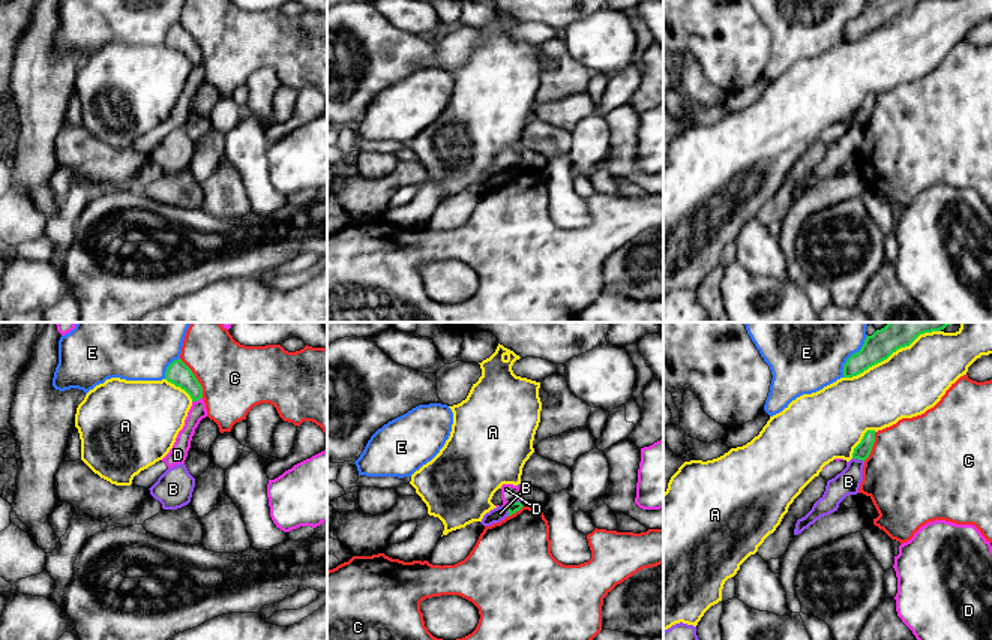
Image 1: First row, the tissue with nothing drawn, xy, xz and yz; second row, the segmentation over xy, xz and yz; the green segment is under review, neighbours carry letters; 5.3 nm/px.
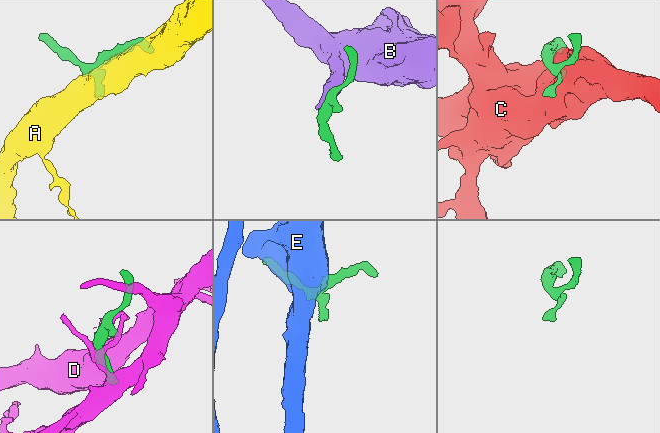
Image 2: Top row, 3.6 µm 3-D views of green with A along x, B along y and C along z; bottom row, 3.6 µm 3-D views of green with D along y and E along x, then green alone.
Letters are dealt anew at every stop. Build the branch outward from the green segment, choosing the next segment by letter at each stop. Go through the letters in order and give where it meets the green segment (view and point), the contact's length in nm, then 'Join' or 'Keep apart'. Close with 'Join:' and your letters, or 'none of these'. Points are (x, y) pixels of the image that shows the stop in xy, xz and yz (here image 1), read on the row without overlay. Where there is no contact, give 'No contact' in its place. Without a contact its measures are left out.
A: Touches green at yz (881, 24). Shared border 460 nm. Keep apart
B: Touches green at yz (859, 123). Shared border 70 nm. Keep apart
C: Touches green at xy (195, 42). Shared border 260 nm. Keep apart
D: Touches green at xz (509, 168). Shared border 80 nm. Keep apart
E: Touches green at yz (851, 20). Shared border 260 nm. Keep apart
Join: none of these

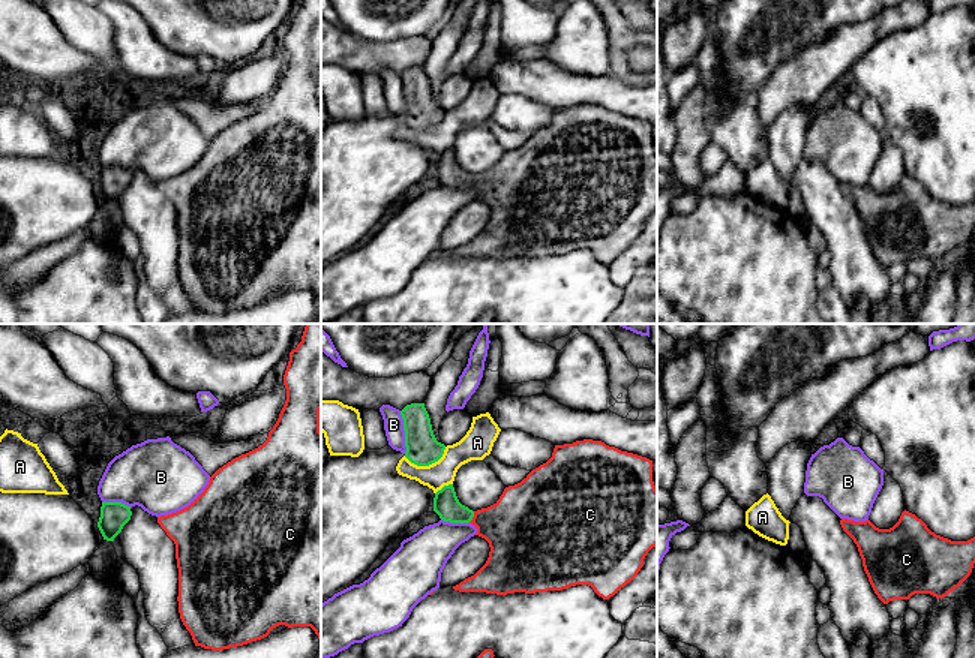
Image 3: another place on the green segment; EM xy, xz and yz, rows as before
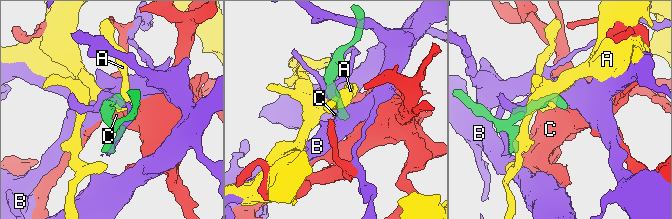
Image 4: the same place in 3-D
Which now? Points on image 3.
A: Touches green at xz (426, 129). Shared border 240 nm. Keep apart
B: Touches green at xz (405, 96). Shared border 240 nm. Keep apart
C: Touches green at xz (473, 180). Shared border 70 nm. Join
Join: C

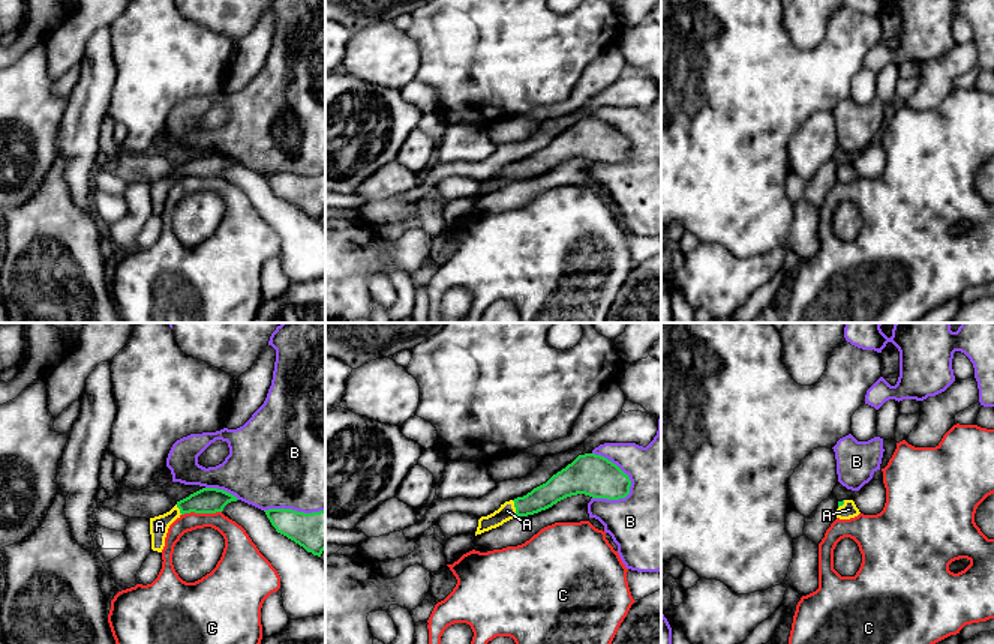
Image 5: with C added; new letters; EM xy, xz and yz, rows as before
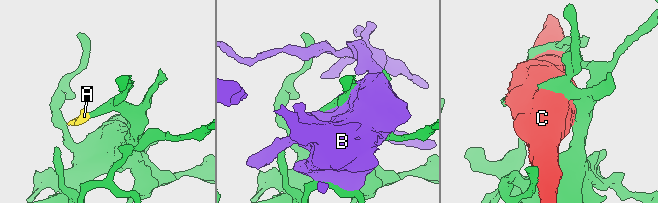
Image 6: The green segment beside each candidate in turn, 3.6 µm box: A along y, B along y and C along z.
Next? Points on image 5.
A: Touches green at xz (514, 170). Shared border 90 nm. Join
B: Touches green at xz (621, 134). Shared border 300 nm. Keep apart
C: Touches green at xy (201, 176). Shared border 220 nm. Keep apart
Join: A

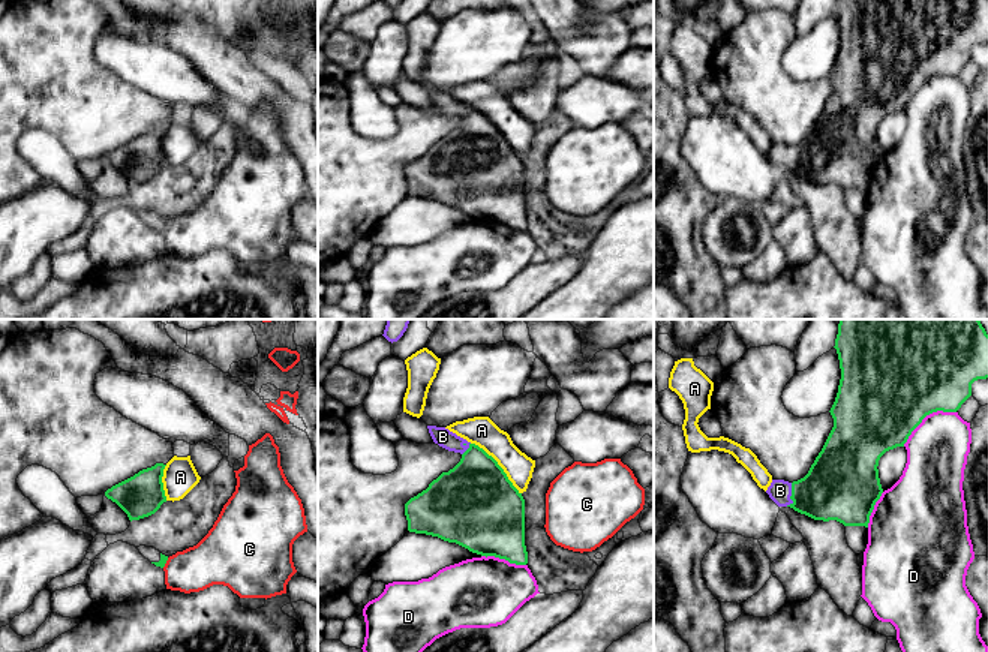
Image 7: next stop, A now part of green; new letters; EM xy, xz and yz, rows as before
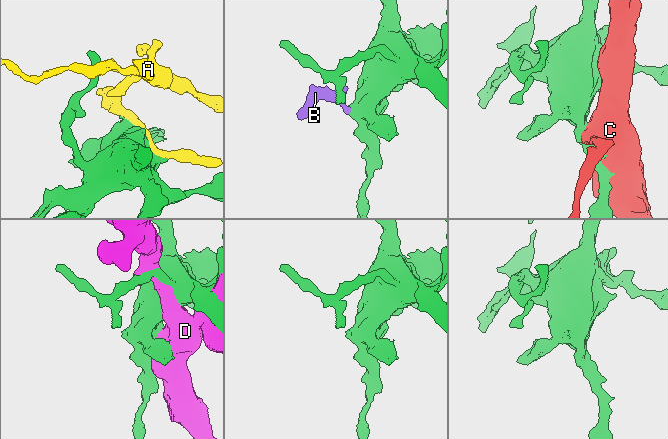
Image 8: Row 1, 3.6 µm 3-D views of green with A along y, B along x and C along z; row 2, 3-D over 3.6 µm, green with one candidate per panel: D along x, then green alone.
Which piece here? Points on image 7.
A: Touches green at xz (498, 129). Shared border 380 nm. Keep apart
B: Touches green at yz (792, 159). Shared border 130 nm. Join
C: Touches green at xy (165, 227). Shared border 70 nm. Keep apart
D: Touches green at yz (925, 80). Shared border 340 nm. Keep apart
Join: B

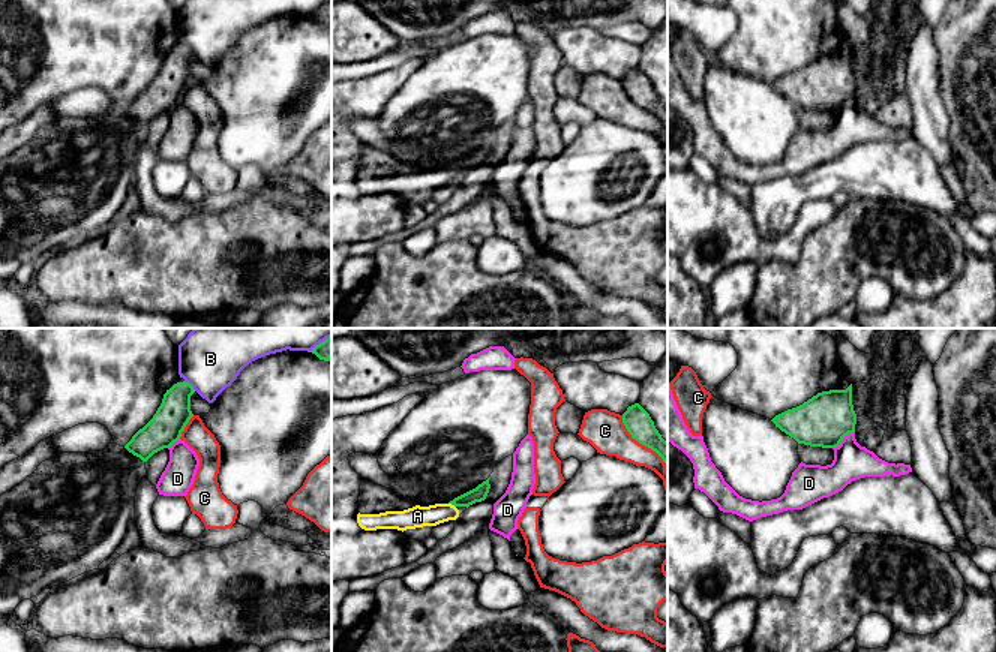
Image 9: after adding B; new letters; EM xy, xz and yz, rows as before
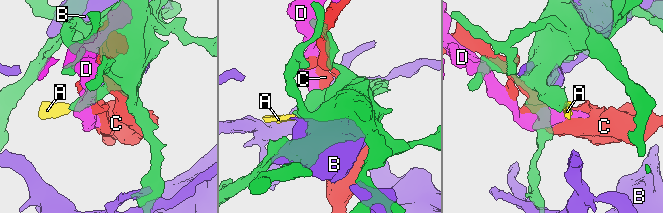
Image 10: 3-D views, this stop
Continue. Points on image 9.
A: Touches green at xz (452, 168). Shared border 50 nm. Join
B: Touches green at xy (191, 50). Shared border 90 nm. Keep apart
C: Touches green at xz (639, 107). Shared border 360 nm. Keep apart
D: Touches green at yz (842, 104). Shared border 150 nm. Keep apart
Join: A

